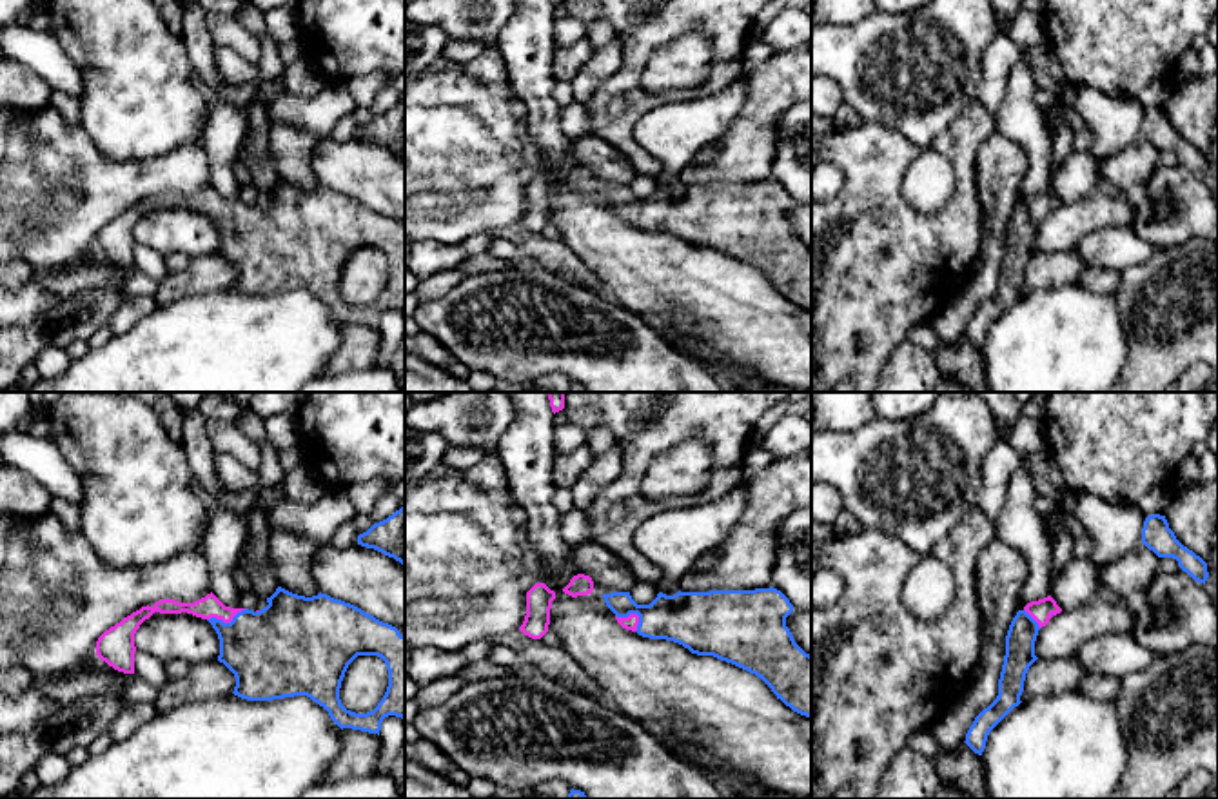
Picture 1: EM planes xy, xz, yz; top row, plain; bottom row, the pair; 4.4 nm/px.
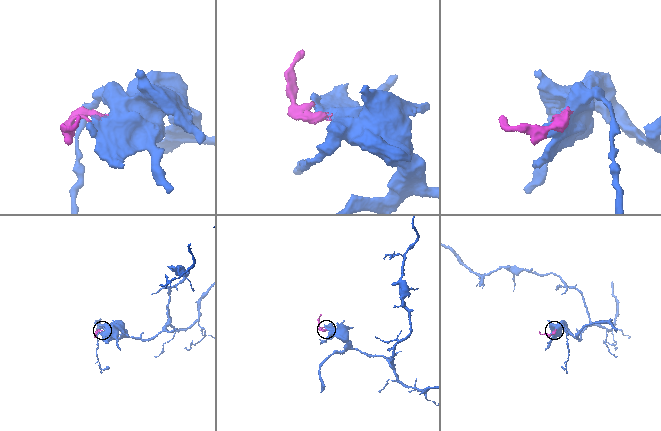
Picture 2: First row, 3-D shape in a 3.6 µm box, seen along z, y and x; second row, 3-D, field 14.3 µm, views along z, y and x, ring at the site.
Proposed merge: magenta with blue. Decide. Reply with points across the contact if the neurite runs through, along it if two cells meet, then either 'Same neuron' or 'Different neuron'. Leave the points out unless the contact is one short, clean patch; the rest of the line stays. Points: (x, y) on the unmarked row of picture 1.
Path across: xy (207, 200), (225, 215), (273, 246). Same neuron

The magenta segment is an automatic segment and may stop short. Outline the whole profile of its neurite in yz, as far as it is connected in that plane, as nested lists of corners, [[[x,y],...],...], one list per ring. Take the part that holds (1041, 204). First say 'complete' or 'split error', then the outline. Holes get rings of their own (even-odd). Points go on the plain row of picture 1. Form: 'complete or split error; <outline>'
split error; [[[1047,189],[1038,194],[1027,196],[1013,211],[1006,229],[1006,249],[998,272],[997,292],[984,301],[969,320],[966,327],[966,338],[978,349],[986,341],[989,325],[1015,301],[1018,300],[1024,285],[1024,274],[1029,260],[1038,252],[1035,249],[1035,234],[1038,223],[1049,216],[1049,212],[1060,207],[1062,202]]]

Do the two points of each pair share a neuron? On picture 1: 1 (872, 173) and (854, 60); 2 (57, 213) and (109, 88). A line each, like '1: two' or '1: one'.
1: two
2: two

